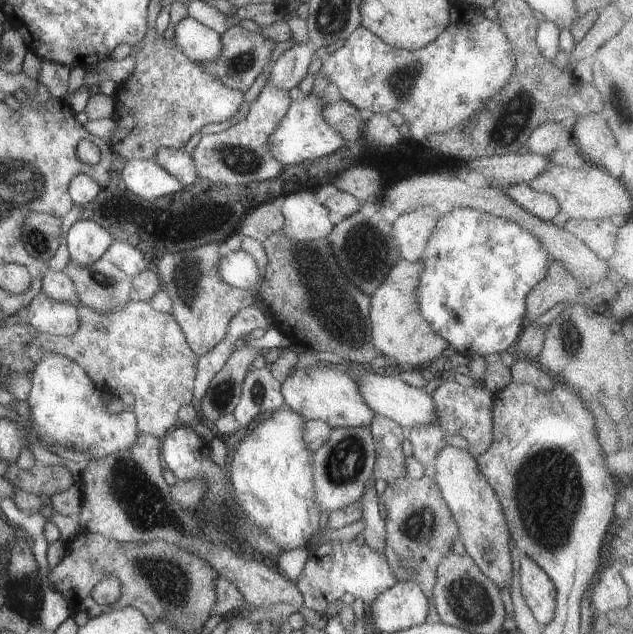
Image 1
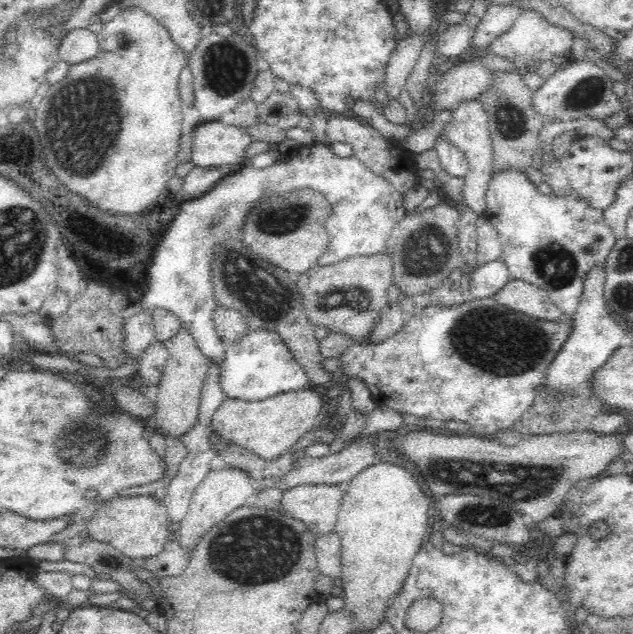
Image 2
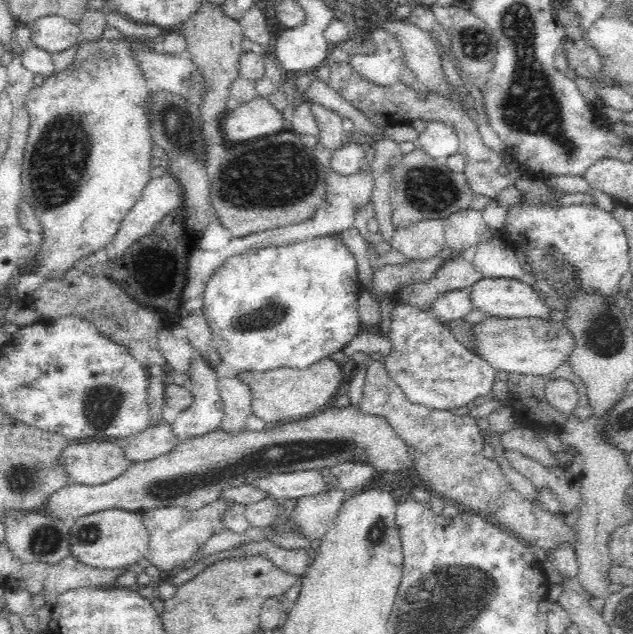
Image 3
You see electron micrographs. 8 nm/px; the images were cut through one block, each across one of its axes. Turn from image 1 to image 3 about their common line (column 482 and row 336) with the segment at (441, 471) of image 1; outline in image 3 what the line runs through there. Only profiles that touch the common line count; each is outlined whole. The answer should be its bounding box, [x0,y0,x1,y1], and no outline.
[473,316,576,376]

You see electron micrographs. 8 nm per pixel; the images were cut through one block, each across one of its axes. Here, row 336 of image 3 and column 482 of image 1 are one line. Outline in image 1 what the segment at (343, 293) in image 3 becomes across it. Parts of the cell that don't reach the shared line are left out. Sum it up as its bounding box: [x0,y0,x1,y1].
[417,208,551,358]

